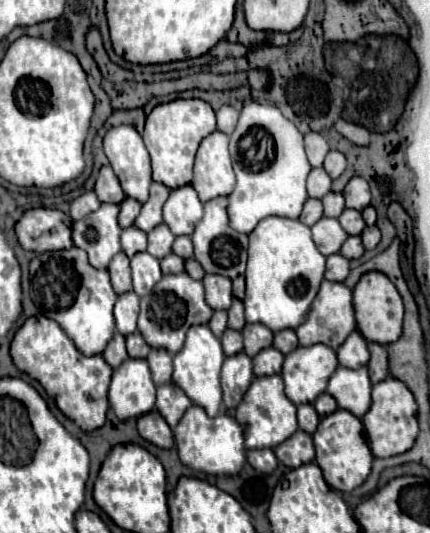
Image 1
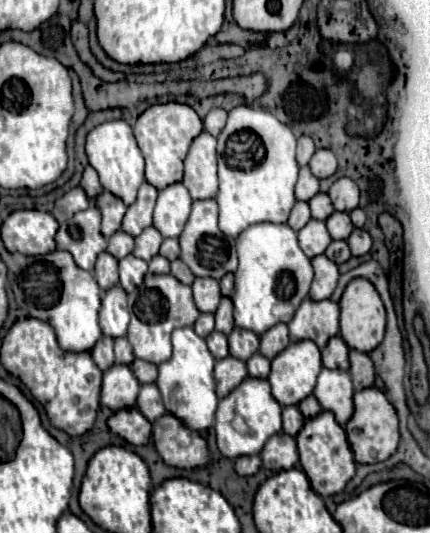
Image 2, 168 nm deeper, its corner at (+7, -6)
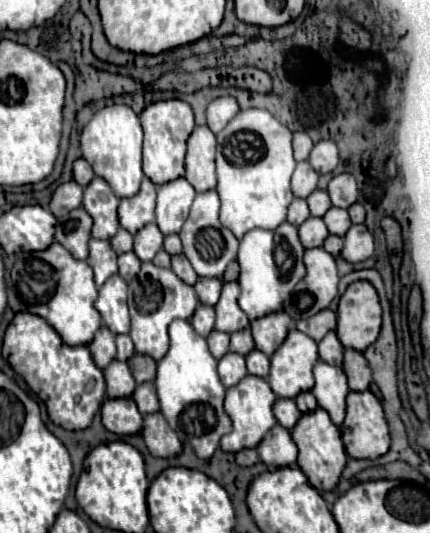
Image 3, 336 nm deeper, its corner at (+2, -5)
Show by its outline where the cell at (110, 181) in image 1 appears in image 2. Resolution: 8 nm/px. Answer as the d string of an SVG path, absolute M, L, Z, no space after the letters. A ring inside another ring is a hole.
M86 165L86 167L84 167L80 187L86 191L86 195L88 195L90 199L94 199L94 197L96 197L96 195L102 191L100 181L98 181L98 173L96 173L96 171L94 171L90 165Z

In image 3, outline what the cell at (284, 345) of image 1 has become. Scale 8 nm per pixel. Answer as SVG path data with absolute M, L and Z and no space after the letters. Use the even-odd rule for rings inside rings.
M275 312L275 314L269 314L261 320L255 320L251 324L255 348L261 350L263 354L271 356L285 342L289 328L291 328L291 322L293 320L285 312Z

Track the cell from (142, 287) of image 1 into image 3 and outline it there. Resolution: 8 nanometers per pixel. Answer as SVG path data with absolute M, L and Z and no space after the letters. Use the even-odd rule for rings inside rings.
M125 252L119 256L119 274L125 282L131 282L137 276L139 268L141 268L141 260L135 256L135 252Z

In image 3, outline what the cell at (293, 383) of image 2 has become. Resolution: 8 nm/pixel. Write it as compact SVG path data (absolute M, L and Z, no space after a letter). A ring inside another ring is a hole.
M291 328L285 342L281 344L281 348L271 358L271 374L269 374L271 390L279 398L297 398L297 394L311 390L313 388L313 366L317 362L319 362L317 342L313 338L309 338L305 332Z

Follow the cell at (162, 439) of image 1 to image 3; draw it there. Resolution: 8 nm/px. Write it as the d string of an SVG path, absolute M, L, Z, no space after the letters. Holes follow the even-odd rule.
M107 398L103 402L101 416L103 416L105 428L113 434L131 436L141 432L143 414L137 410L137 404L133 402L133 398L117 398L117 400Z

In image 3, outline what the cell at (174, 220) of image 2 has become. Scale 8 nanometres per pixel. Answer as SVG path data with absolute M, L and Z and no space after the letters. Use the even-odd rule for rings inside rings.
M177 178L167 184L157 186L157 226L163 234L177 234L189 216L193 198L197 196L195 188L185 180Z

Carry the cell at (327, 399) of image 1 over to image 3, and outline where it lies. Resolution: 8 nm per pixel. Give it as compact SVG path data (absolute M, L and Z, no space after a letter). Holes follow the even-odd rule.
M303 392L303 394L299 394L299 396L295 398L295 402L297 402L297 408L299 408L303 414L309 414L309 412L317 410L317 400L313 398L311 392Z

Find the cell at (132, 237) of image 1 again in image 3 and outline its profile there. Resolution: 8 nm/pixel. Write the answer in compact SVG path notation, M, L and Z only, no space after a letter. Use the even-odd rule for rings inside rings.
M119 228L119 232L111 238L111 246L117 254L129 252L129 250L133 250L133 236L125 228Z

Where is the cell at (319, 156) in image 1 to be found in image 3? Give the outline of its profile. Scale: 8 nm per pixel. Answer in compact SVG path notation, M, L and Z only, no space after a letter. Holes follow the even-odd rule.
M295 132L293 134L293 156L297 162L309 158L309 150L313 148L313 140L305 132Z

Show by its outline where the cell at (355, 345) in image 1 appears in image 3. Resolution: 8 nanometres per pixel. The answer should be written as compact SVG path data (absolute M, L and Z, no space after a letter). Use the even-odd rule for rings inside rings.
M329 332L319 342L319 358L323 362L329 362L333 366L343 366L343 352L345 352L345 348L341 346L341 342L339 342L335 332Z

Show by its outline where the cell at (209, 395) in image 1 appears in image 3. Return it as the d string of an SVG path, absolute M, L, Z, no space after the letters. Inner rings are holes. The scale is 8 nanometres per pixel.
M173 320L169 324L169 338L169 352L159 360L155 378L161 412L179 438L195 448L199 458L211 458L221 436L231 430L231 420L223 410L225 386L217 376L217 360L211 356L207 340L187 320Z

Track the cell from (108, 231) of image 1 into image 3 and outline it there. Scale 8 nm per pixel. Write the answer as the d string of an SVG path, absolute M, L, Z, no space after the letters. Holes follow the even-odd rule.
M85 208L71 210L65 220L59 220L55 240L65 246L73 258L87 260L89 258L89 240L91 240L93 218L85 212Z

